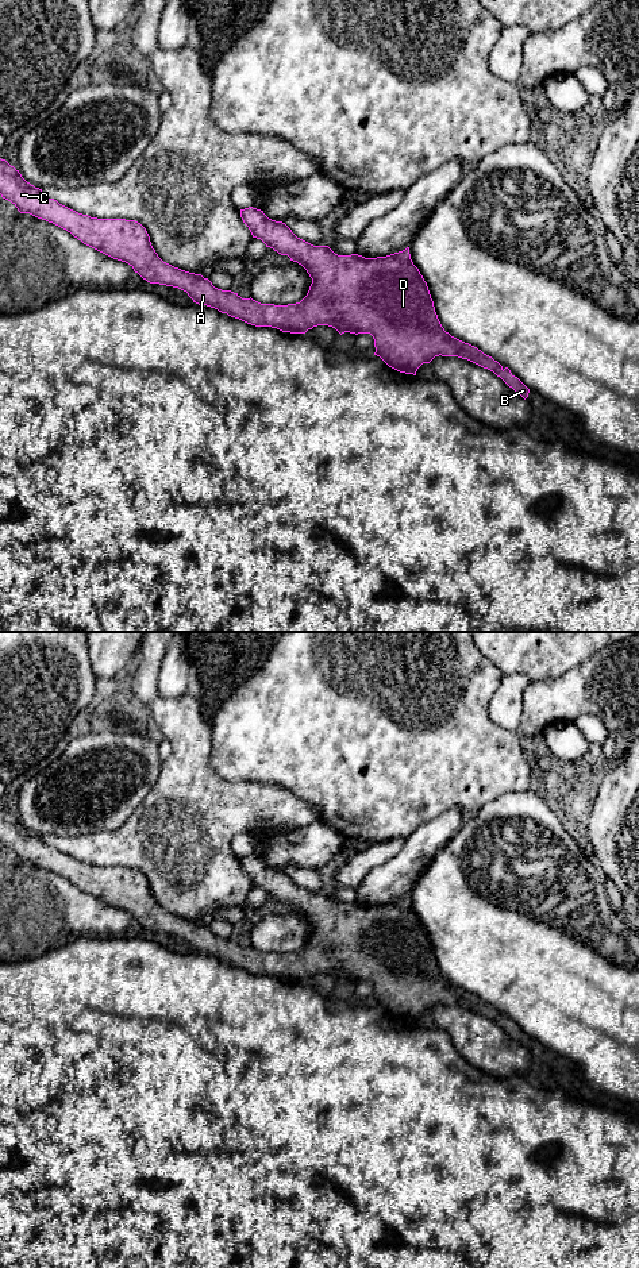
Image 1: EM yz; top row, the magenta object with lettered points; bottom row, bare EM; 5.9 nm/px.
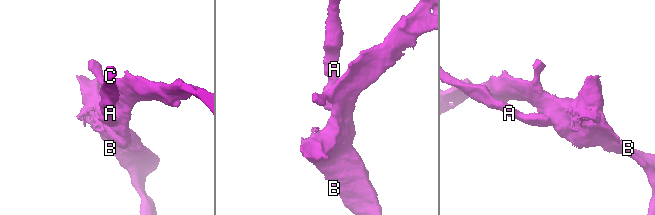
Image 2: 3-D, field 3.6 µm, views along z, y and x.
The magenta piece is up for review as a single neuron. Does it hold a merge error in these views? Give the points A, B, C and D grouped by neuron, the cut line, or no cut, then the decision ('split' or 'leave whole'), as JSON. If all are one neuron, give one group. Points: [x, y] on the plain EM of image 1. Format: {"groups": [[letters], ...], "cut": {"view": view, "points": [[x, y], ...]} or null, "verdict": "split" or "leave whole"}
{"groups": [["A", "B", "C", "D"]], "cut": null, "verdict": "leave whole"}

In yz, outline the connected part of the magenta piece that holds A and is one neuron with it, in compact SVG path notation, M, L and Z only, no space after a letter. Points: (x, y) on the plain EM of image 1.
M1 806L0 843L11 849L20 862L30 862L53 871L84 893L128 912L147 930L178 936L186 940L193 951L215 956L247 972L272 975L290 982L305 982L317 974L332 975L340 983L344 980L370 982L374 987L374 1003L400 1021L416 1024L417 1017L423 1011L430 1011L435 1005L458 1005L493 1020L524 1048L528 1045L530 1037L508 1015L504 1017L492 1005L444 979L435 960L427 930L411 907L409 895L377 906L365 906L358 902L338 903L328 894L313 894L297 886L285 871L269 867L261 857L253 855L240 857L240 866L253 886L261 887L266 895L278 902L288 903L290 909L301 913L312 926L309 939L300 951L261 952L251 945L242 947L231 939L218 937L201 922L189 921L163 910L153 897L146 876L135 868L91 866L46 845L42 837L27 830L19 818Z

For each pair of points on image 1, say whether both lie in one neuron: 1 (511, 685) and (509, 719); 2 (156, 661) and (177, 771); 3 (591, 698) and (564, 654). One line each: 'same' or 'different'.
1: same
2: same
3: different

